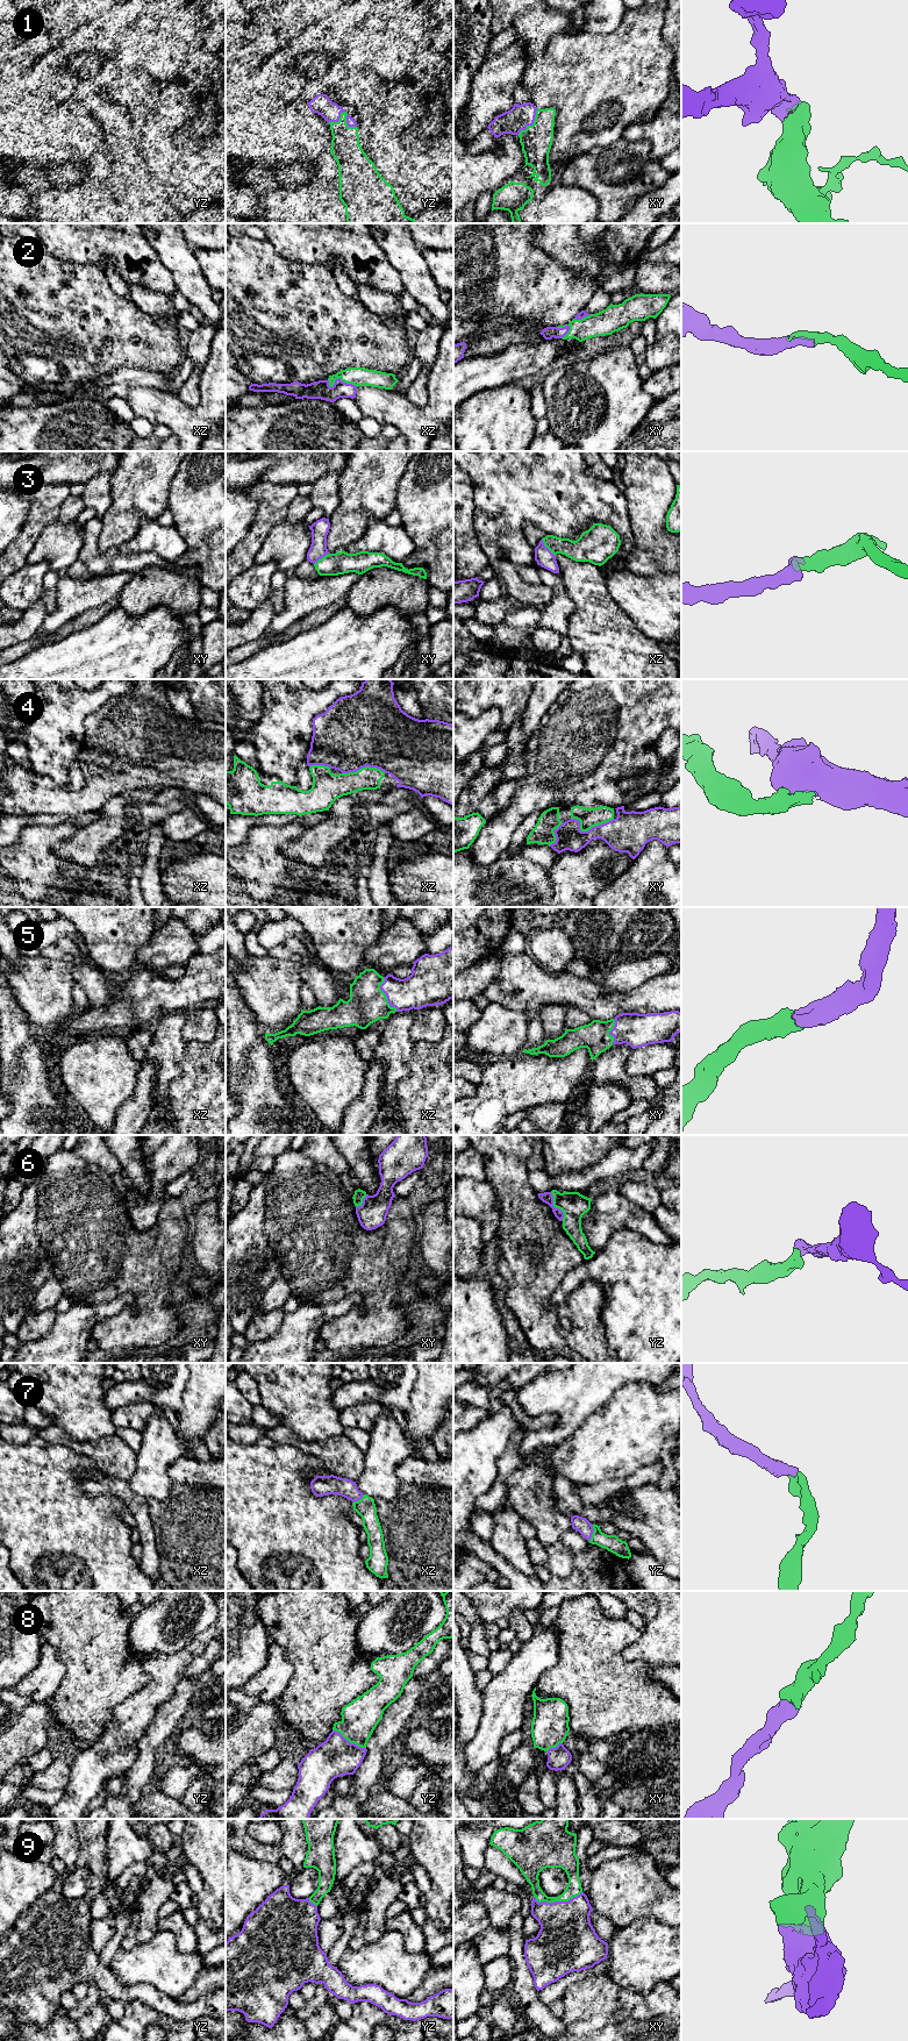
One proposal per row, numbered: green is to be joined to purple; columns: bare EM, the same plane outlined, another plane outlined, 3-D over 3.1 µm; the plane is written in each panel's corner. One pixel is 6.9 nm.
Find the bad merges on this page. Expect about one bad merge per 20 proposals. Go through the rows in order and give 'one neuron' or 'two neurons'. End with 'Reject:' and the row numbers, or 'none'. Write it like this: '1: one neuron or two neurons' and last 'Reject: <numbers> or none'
1: one neuron
2: one neuron
3: one neuron
4: one neuron
5: one neuron
6: one neuron
7: one neuron
8: one neuron
9: one neuron
Reject: none

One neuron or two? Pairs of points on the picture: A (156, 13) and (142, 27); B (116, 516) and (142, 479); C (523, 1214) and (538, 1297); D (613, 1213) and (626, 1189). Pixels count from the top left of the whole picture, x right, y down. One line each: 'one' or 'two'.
A: two
B: one
C: one
D: two

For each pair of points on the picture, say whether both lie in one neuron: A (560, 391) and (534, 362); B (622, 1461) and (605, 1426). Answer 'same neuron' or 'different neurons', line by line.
A: different neurons
B: same neuron

